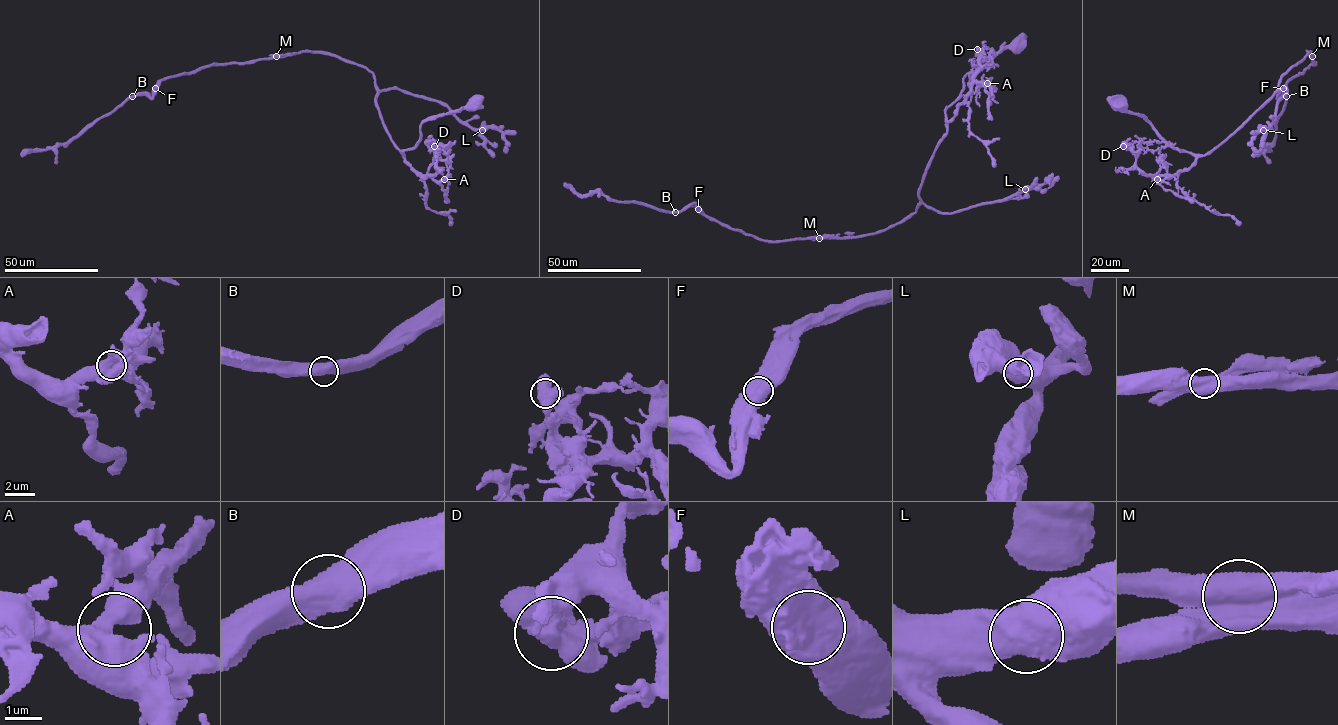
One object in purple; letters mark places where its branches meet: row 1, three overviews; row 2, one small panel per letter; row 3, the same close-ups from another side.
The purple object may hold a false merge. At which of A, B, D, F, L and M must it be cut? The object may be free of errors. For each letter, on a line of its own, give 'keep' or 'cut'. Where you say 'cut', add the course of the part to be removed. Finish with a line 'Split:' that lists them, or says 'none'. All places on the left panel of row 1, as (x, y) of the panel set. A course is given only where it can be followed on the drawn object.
A: keep
B: keep
D: keep
F: keep
L: keep
M: cut; foreign part runs (276, 55), (311, 50)
Split: M

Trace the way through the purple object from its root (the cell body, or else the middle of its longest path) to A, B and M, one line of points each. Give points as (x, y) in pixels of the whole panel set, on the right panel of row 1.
A: (1117, 102), (1124, 110), (1141, 115), (1172, 146), (1195, 157), (1189, 168), (1157, 179)
B: (1117, 102), (1141, 115), (1173, 147), (1207, 154), (1310, 52), (1315, 63), (1291, 77), (1276, 98), (1286, 96)
M: (1117, 102), (1141, 115), (1173, 147), (1207, 154), (1272, 95), (1293, 66), (1309, 52), (1312, 55)

